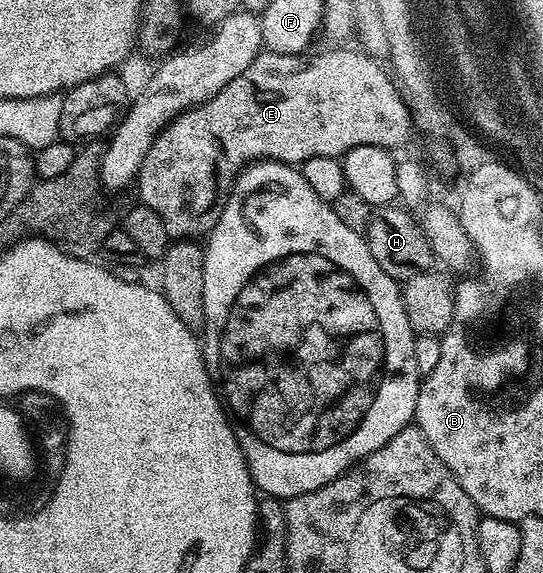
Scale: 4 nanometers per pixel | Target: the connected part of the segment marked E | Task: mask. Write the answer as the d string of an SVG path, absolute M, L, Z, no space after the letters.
M345 45L338 47L338 51L325 51L322 55L284 55L262 50L235 81L223 85L206 103L171 120L157 134L151 149L147 149L147 157L143 157L135 188L141 194L140 202L163 217L170 240L197 241L208 236L223 213L227 193L233 190L237 176L254 161L300 165L311 157L343 157L359 145L394 149L408 141L415 124L394 76L371 56L348 51Z

